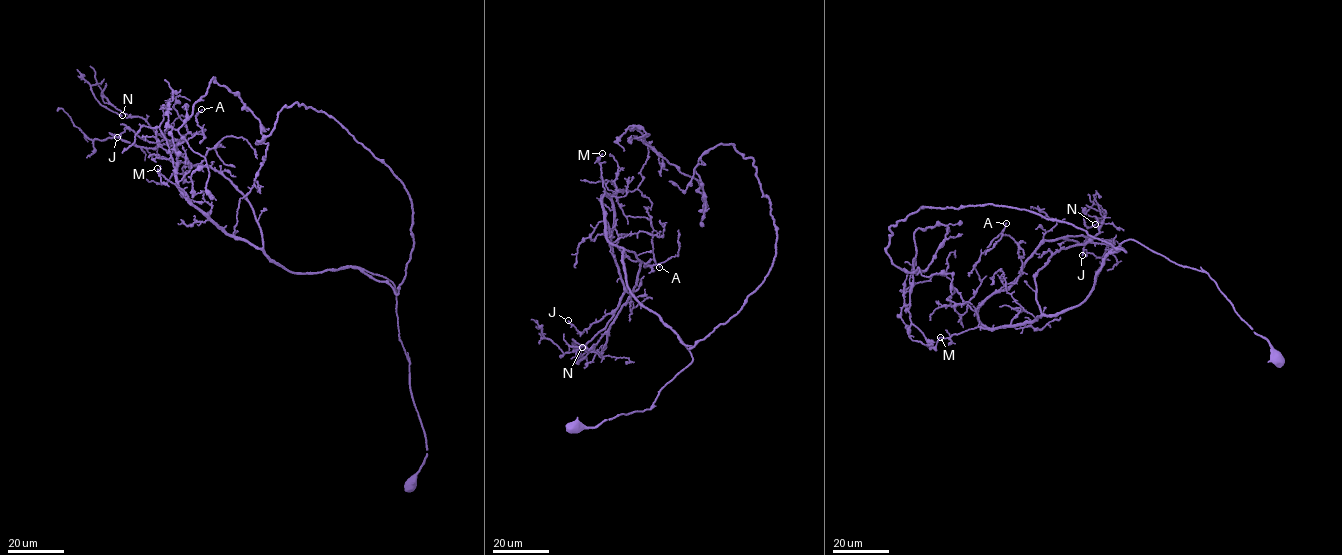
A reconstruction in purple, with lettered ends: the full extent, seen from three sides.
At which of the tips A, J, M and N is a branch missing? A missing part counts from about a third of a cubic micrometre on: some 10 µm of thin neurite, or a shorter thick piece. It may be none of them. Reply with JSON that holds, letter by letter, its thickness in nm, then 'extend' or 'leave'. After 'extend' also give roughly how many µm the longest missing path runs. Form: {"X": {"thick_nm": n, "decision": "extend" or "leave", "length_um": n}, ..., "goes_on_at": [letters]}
{"A": {"thick_nm": 160, "decision": "leave"}, "J": {"thick_nm": 260, "decision": "leave"}, "M": {"thick_nm": 190, "decision": "leave"}, "N": {"thick_nm": 280, "decision": "leave"}, "goes_on_at": []}

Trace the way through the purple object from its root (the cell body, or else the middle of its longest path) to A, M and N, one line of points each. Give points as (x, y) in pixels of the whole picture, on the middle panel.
A: (573, 427), (648, 409), (692, 360), (631, 292), (603, 195), (650, 220), (659, 267)
M: (573, 427), (648, 409), (692, 360), (675, 331), (631, 292), (623, 249), (607, 239), (602, 153)
N: (573, 427), (648, 409), (692, 360), (631, 292), (627, 250), (637, 283), (601, 354), (578, 363), (582, 347)

